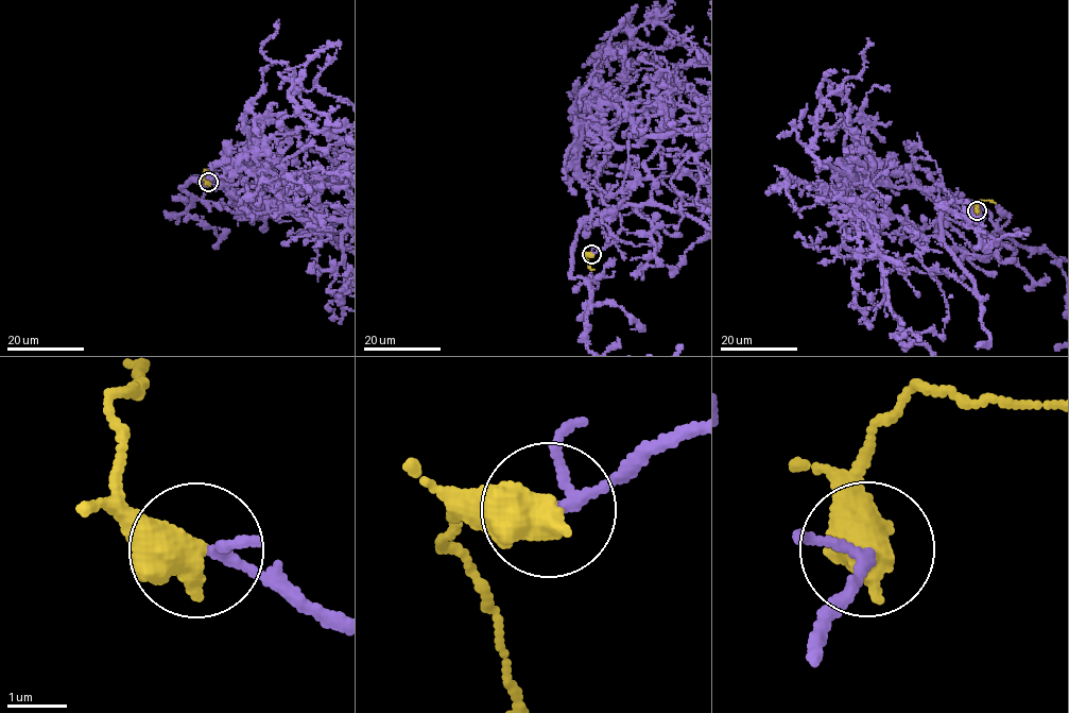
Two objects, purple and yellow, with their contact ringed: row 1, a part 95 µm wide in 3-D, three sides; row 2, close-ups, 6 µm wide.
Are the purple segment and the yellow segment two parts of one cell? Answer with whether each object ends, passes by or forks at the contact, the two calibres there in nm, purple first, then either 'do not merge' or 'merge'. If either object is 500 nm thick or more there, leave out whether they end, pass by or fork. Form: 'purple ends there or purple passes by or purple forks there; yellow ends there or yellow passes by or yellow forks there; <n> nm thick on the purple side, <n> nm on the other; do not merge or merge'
140 nm thick on the purple side, 750 nm on the other; merge

